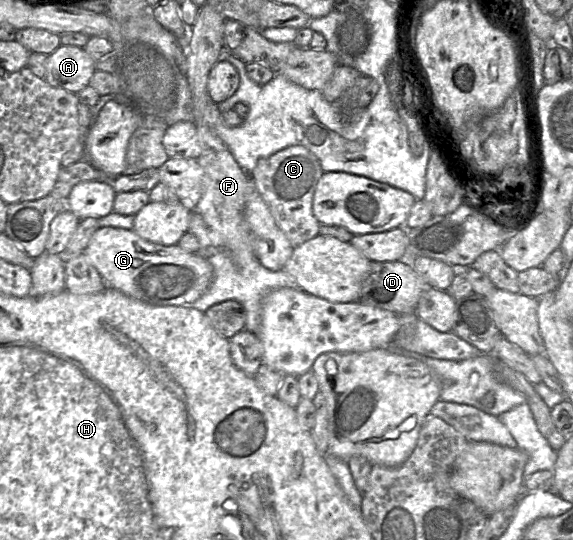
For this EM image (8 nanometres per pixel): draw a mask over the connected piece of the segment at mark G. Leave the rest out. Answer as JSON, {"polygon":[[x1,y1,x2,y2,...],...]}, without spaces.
{"polygon":[[100,227,94,232,83,254,92,264,106,287,114,288,134,299,153,305,184,305,198,300,210,287,213,280,213,267,197,253,187,252,178,244,161,245,143,239,133,229,126,230,115,227]]}

